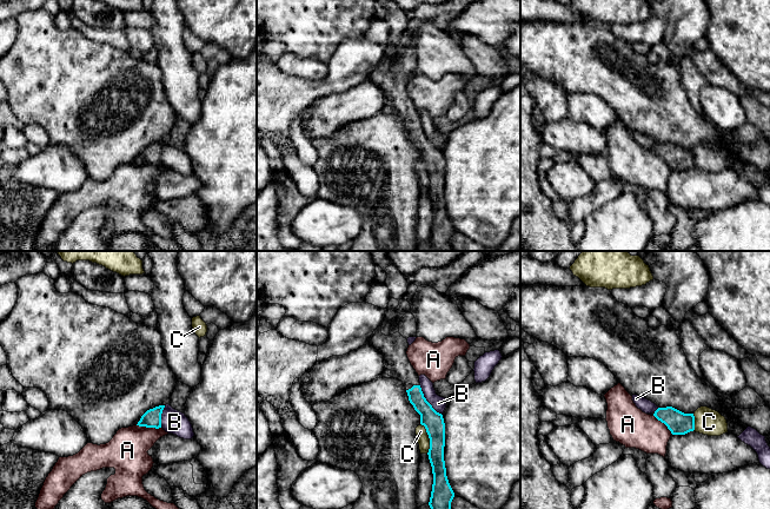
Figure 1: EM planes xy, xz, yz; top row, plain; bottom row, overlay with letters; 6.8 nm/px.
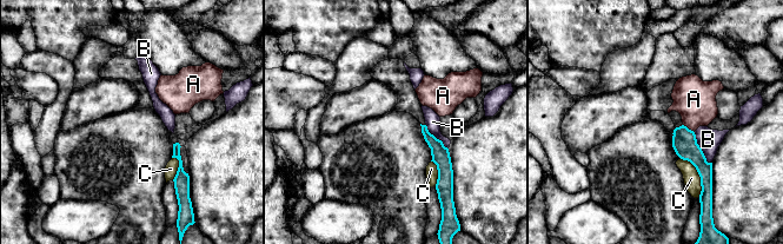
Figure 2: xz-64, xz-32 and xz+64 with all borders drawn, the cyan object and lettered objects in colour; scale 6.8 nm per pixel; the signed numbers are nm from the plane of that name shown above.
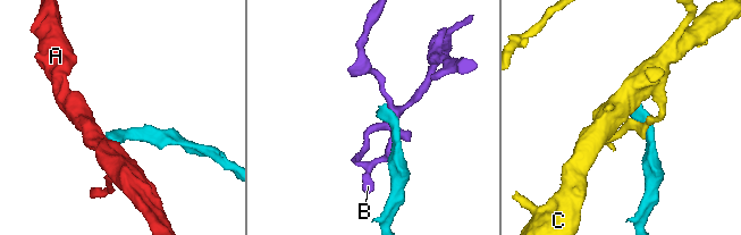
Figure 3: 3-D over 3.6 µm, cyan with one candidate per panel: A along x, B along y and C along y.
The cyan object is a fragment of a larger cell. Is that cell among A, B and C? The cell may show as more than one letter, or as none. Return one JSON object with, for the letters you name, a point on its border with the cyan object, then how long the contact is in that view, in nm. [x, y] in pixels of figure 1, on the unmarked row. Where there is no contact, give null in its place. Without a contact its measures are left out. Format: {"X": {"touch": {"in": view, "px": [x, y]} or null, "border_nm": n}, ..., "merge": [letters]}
{"merge": []}

